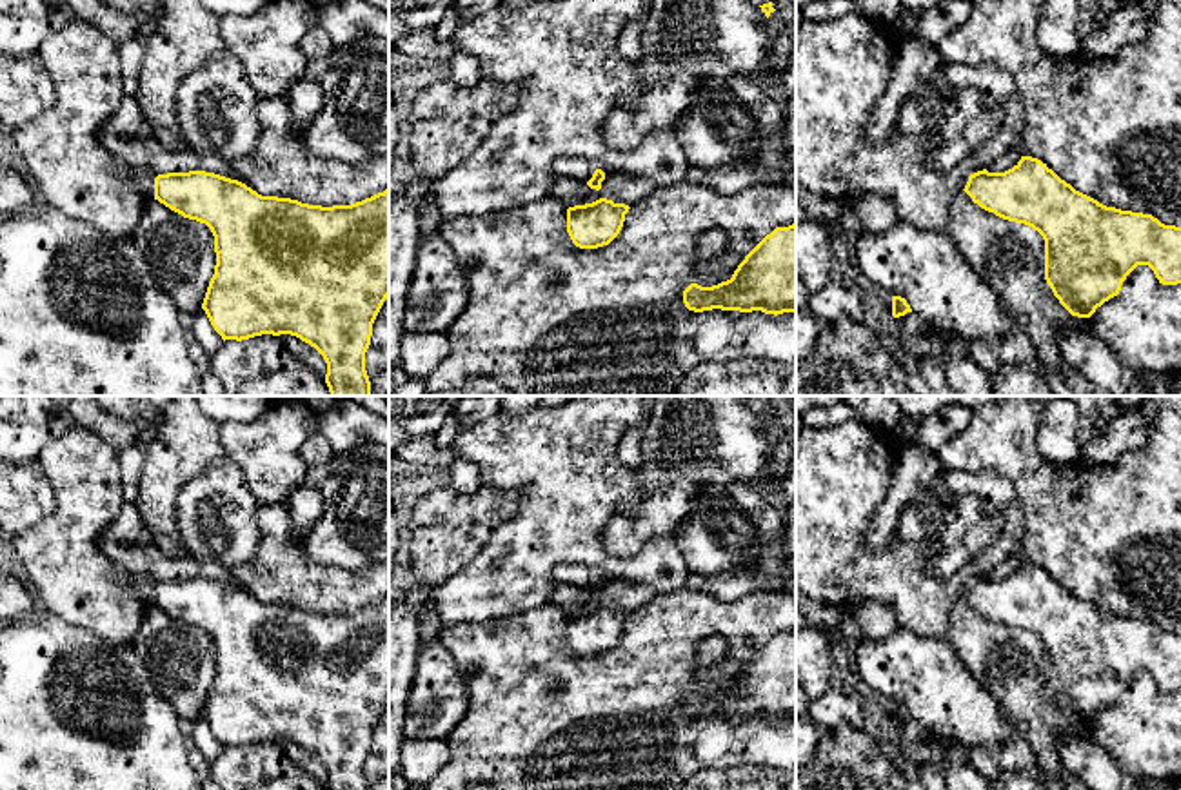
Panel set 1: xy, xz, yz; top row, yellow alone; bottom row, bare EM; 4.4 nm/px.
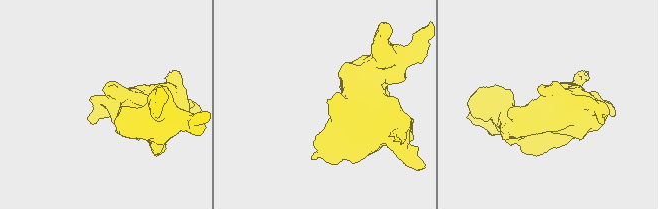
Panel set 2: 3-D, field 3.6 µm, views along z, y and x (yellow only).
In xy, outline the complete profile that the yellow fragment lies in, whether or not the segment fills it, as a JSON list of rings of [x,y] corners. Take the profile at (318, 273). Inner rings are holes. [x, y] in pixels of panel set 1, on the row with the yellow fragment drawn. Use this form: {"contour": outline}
{"contour": [[[167,173],[154,178],[154,200],[205,223],[214,236],[216,265],[202,309],[222,340],[291,334],[314,347],[327,363],[331,396],[371,396],[365,352],[372,323],[389,298],[389,189],[351,205],[309,205],[262,196],[245,183],[214,173]]]}

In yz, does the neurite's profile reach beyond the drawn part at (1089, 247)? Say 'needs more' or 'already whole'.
already whole

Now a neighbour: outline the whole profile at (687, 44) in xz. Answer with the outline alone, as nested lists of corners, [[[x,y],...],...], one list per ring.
[[[649,0],[641,18],[641,47],[638,60],[641,96],[634,107],[616,107],[605,120],[605,145],[616,154],[634,151],[654,131],[672,129],[694,107],[698,96],[714,80],[732,76],[765,76],[772,36],[767,33],[767,16],[749,0]]]

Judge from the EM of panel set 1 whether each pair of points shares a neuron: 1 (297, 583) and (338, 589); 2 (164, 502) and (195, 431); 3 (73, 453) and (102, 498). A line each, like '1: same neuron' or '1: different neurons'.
1: same neuron
2: same neuron
3: same neuron

